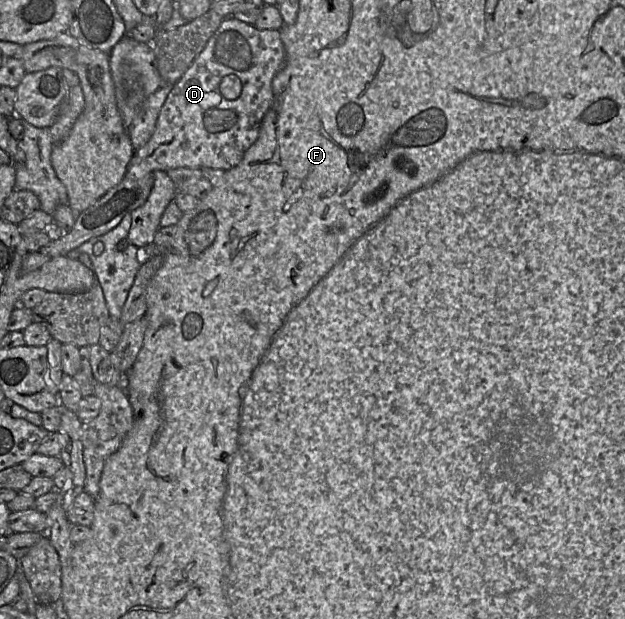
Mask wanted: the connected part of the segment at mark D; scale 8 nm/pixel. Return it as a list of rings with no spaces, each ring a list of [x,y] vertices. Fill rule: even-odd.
[[[234,17],[224,18],[204,49],[173,85],[159,111],[152,136],[144,146],[135,150],[124,178],[140,179],[156,170],[168,171],[176,168],[208,167],[226,171],[238,165],[244,153],[258,138],[262,119],[273,101],[272,80],[285,59],[286,53],[279,30],[259,30]],[[230,74],[239,77],[242,84],[241,93],[234,100],[223,98],[219,92],[222,78]]]

